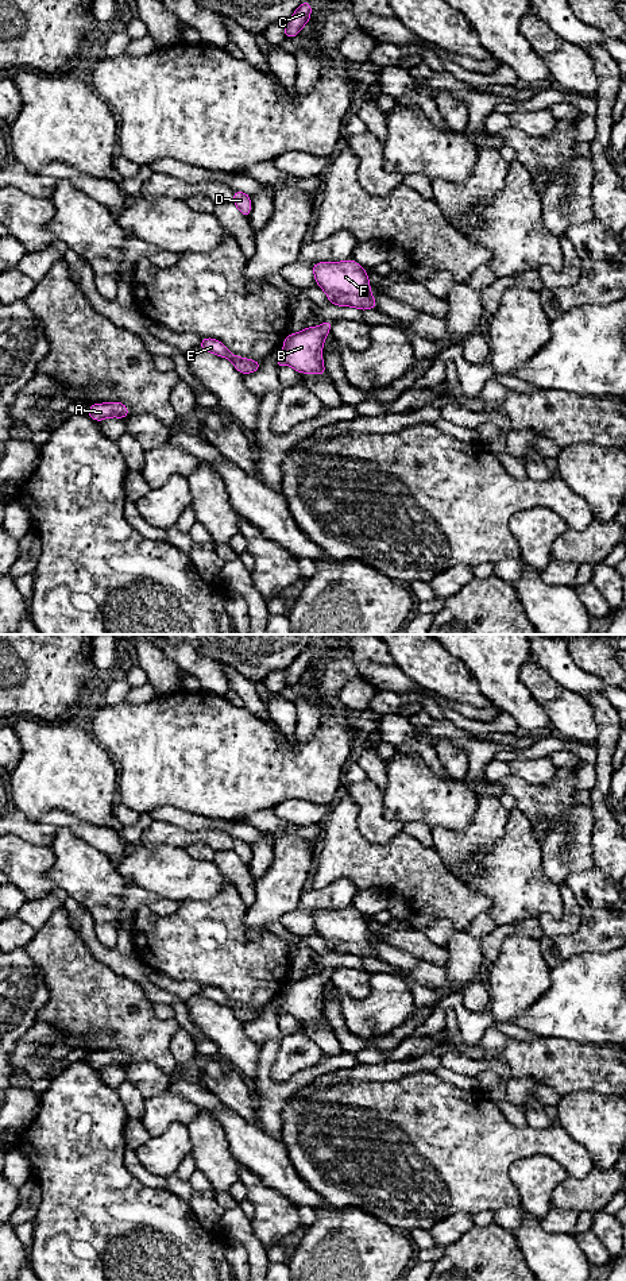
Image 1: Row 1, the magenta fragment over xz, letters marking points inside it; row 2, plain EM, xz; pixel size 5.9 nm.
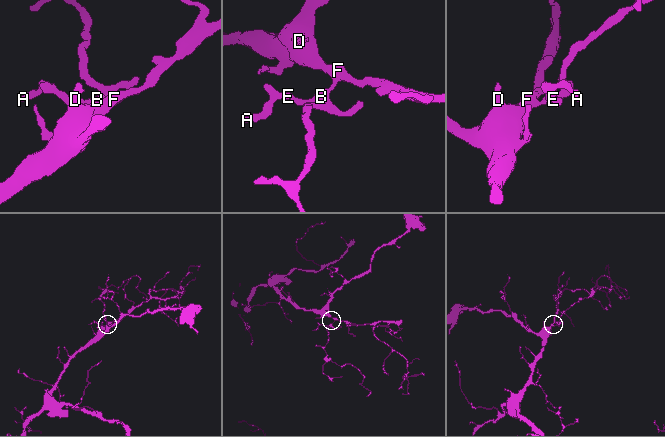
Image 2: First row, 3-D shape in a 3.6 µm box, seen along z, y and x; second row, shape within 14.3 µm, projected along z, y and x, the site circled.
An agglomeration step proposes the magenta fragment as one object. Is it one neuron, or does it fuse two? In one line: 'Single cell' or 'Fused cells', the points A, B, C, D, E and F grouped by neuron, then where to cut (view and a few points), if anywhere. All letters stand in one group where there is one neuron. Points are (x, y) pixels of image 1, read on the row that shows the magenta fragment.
Single cell. Groups: A B C D E F. No split

